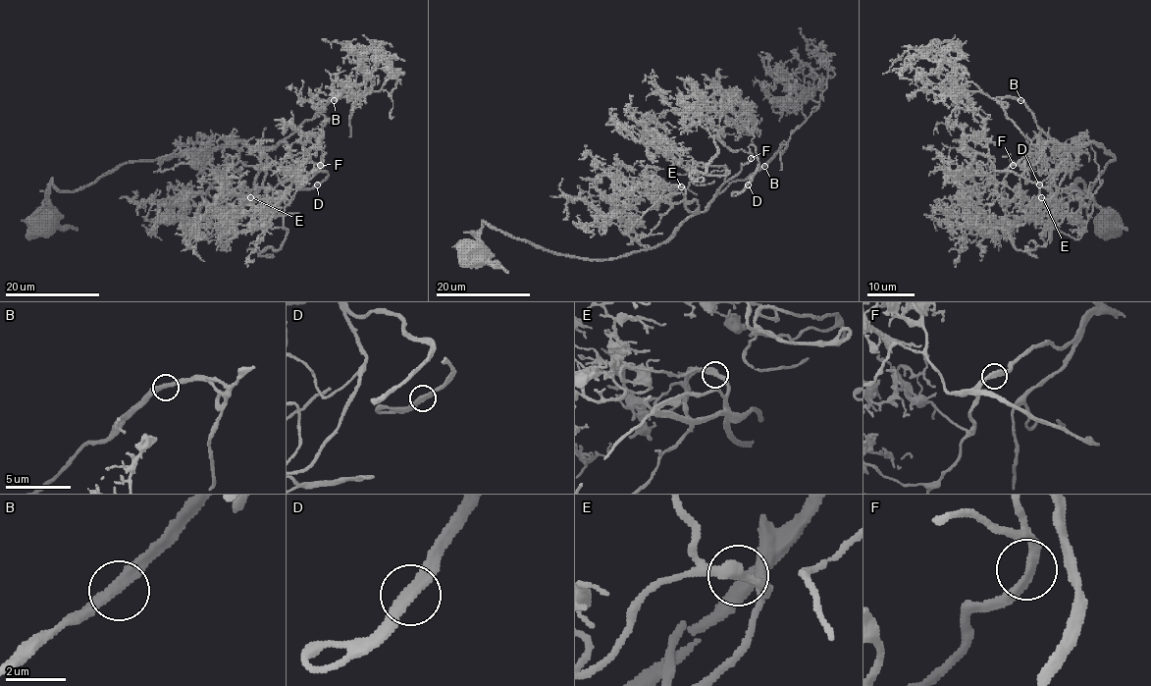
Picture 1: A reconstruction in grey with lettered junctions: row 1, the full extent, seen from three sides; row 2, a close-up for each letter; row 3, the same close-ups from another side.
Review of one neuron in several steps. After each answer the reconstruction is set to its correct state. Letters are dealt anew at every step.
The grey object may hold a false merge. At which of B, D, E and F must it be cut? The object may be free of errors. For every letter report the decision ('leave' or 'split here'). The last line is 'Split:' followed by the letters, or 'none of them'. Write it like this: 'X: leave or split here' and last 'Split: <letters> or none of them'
B: leave
D: leave
E: leave
F: leave
Split: none of them

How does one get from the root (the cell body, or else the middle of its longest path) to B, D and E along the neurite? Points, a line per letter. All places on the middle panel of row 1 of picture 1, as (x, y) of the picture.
B: (473, 253), (484, 222), (565, 255), (615, 259), (652, 249), (732, 182), (764, 166)
D: (473, 253), (485, 222), (558, 254), (626, 256), (663, 243), (704, 213), (753, 145), (758, 168), (748, 184)
E: (473, 253), (484, 222), (565, 255), (615, 259), (652, 249), (697, 211), (686, 207), (681, 186)

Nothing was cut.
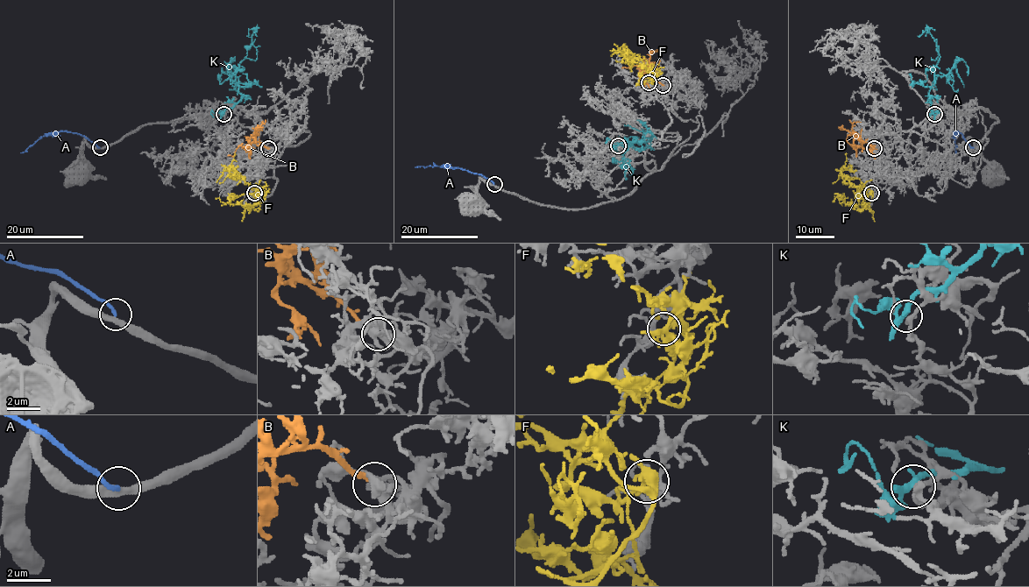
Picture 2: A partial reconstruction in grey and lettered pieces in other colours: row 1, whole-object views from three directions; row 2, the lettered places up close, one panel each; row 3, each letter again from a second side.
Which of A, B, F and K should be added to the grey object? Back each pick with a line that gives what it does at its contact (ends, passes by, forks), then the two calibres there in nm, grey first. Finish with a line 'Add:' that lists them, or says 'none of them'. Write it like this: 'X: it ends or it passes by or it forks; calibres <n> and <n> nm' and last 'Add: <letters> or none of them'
B: it ends; calibres 360 and 240 nm
Add: B

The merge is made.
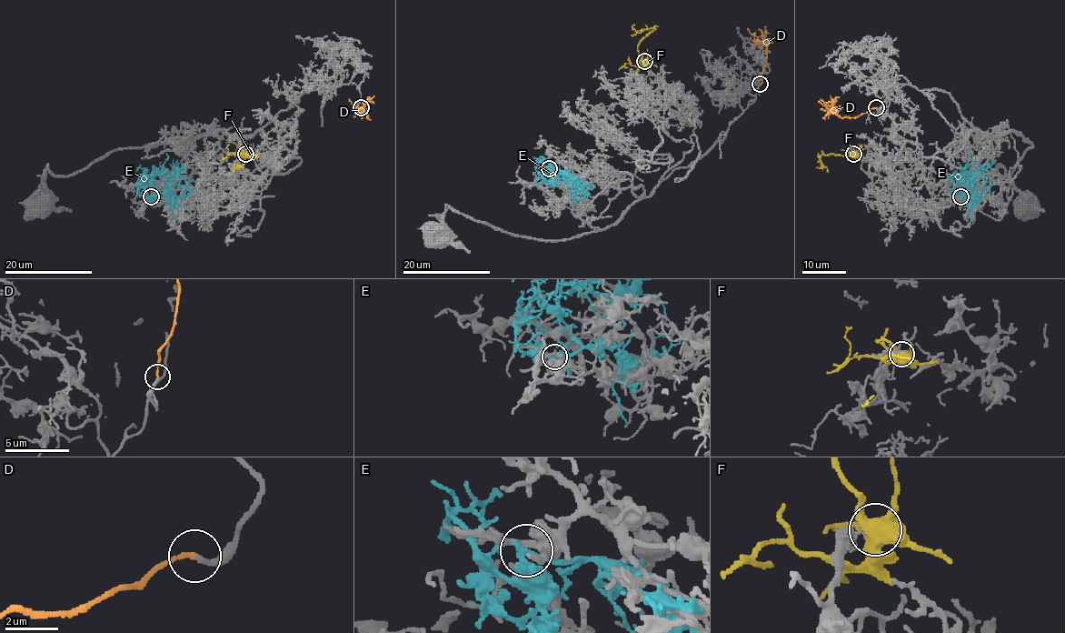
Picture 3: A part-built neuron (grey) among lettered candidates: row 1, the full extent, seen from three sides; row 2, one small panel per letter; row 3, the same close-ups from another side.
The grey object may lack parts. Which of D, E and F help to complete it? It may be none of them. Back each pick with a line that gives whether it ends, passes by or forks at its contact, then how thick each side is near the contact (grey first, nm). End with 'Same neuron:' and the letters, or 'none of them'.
D: it ends; calibres 170 and 170 nm
Same neuron: D

